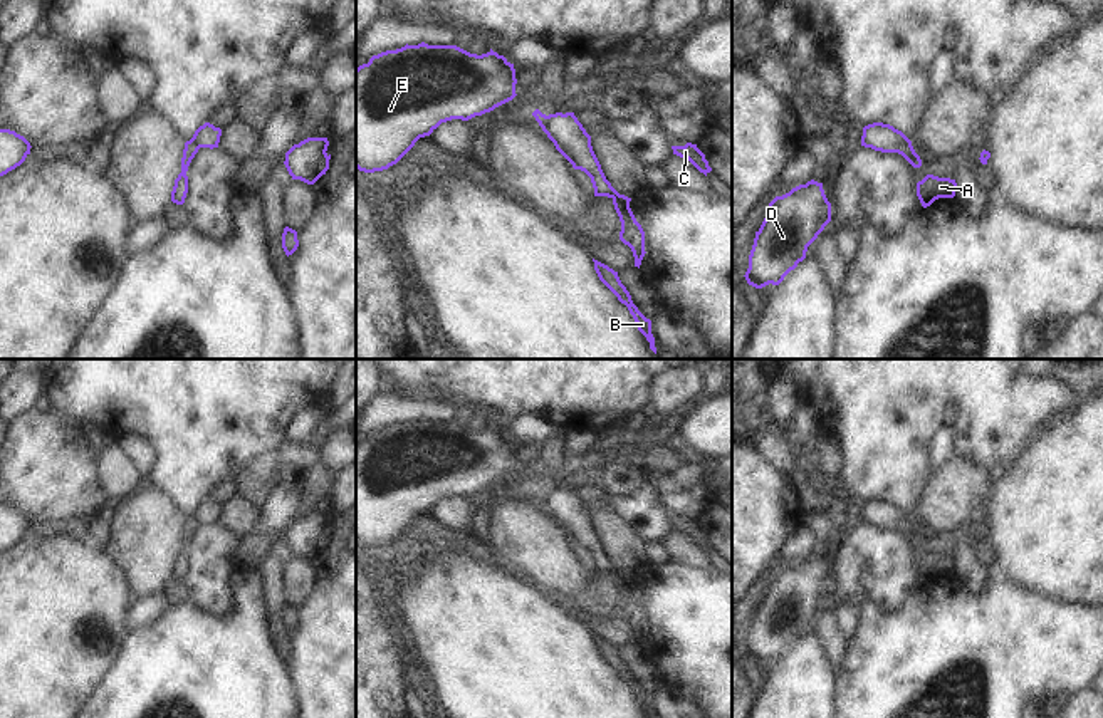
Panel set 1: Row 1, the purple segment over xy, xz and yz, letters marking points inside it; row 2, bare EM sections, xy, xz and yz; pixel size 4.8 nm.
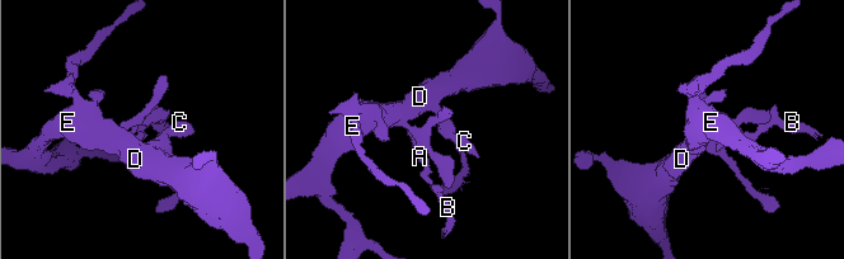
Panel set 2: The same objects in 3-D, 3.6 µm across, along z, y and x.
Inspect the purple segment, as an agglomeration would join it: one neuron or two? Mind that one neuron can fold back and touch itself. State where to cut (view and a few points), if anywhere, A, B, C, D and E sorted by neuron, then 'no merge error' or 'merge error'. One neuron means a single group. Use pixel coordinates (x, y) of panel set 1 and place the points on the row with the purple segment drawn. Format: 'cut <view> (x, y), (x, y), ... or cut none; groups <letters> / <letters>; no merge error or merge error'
cut yz (910, 141), (900, 143), (892, 151); groups A B / C D E; merge error

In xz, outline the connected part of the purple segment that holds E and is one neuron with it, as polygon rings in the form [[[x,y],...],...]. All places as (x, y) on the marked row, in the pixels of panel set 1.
[[[421,42],[373,55],[356,69],[356,168],[388,169],[442,122],[468,121],[512,101],[515,84],[514,64],[492,49],[477,55],[457,45]]]

